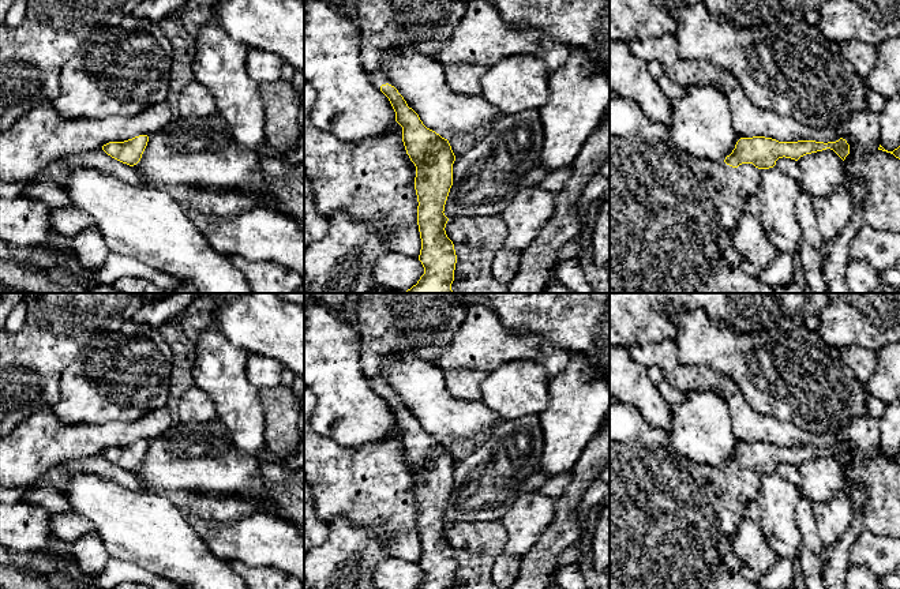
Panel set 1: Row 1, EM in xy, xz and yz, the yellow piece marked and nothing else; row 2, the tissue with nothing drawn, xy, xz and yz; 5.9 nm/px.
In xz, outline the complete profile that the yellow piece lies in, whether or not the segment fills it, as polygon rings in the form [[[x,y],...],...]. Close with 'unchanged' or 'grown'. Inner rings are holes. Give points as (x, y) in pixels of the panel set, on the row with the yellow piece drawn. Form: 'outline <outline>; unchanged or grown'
outline [[[357,0],[352,10],[363,42],[361,65],[371,82],[389,98],[395,112],[395,121],[402,127],[406,154],[416,166],[415,190],[419,202],[417,225],[421,239],[419,260],[424,267],[424,274],[416,285],[404,293],[453,293],[451,284],[457,255],[454,244],[445,230],[449,218],[443,211],[453,185],[455,155],[449,140],[427,128],[398,90],[387,83],[380,65],[389,50],[400,48],[413,48],[428,57],[435,57],[465,15],[466,4],[468,0]]]; grown

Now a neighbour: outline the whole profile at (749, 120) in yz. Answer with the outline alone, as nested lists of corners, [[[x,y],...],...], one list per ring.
[[[672,33],[652,38],[637,38],[629,44],[633,55],[645,61],[657,61],[663,72],[682,89],[713,86],[730,102],[732,127],[739,138],[765,136],[779,142],[836,142],[840,138],[850,145],[847,158],[862,160],[880,147],[878,115],[870,109],[850,115],[833,128],[806,127],[792,117],[762,109],[753,104],[739,80],[727,70],[705,60],[683,60],[676,49]]]

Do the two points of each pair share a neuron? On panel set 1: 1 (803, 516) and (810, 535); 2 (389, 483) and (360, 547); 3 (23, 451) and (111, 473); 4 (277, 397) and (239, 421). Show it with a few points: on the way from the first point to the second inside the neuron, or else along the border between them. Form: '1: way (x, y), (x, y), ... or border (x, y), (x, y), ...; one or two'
1: way (806, 520), (809, 531); one
2: border (340, 516), (355, 524), (372, 526), (389, 552); two
3: border (96, 453), (87, 457), (60, 461), (37, 479); two
4: border (259, 391), (265, 419), (263, 439); two

